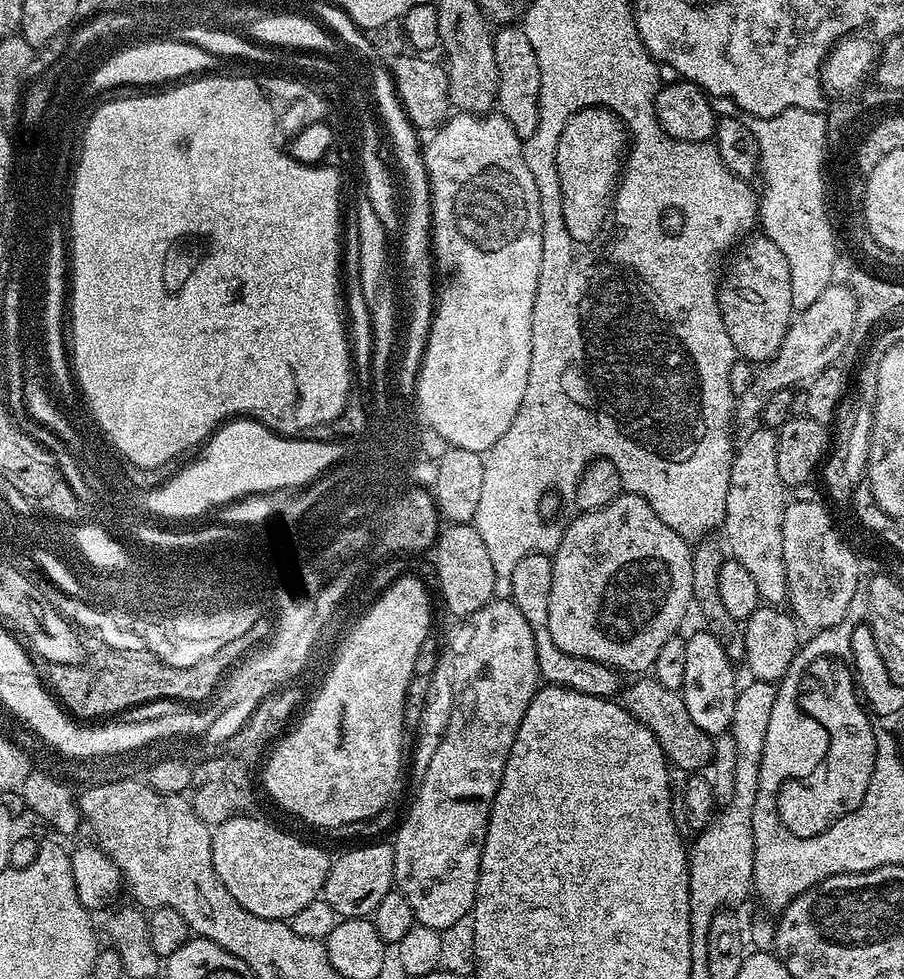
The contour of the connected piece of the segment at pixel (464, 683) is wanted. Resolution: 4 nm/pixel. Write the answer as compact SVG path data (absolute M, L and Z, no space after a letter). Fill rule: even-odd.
M494 598L482 610L474 610L463 621L464 624L456 632L456 637L452 640L450 655L454 666L453 684L453 709L450 710L449 725L446 726L445 736L442 738L441 745L434 753L434 758L426 768L424 776L419 777L418 784L420 789L416 792L416 797L412 800L412 809L408 813L403 813L398 827L395 829L394 847L394 874L396 875L395 887L404 895L406 902L414 910L414 918L417 924L447 930L452 928L460 919L467 917L476 904L476 887L478 886L478 874L480 873L480 859L484 849L484 839L488 829L488 819L494 798L498 794L498 786L502 782L502 774L506 770L506 758L510 758L510 746L514 746L514 738L518 734L518 726L522 726L522 718L530 706L530 702L536 697L538 691L538 681L540 671L538 670L538 658L536 657L536 647L534 646L534 630L530 630L522 610L510 598Z

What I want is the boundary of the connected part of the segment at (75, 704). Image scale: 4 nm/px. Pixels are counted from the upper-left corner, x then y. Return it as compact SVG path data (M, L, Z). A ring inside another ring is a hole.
M116 654L112 657L112 661L92 660L89 664L48 664L47 687L52 696L73 717L84 722L116 718L124 714L119 712L124 712L127 708L136 708L139 704L148 704L151 700L180 702L180 694L176 694L180 669L178 666L164 664L155 658L141 658L139 655Z

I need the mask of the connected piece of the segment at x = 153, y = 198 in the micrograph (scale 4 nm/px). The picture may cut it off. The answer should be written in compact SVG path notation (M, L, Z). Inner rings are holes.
M209 78L209 79L208 79L208 81L206 81L206 83L205 83L205 84L196 84L196 83L195 83L195 82L193 82L193 81L192 81L192 80L189 80L189 81L187 81L187 82L181 82L181 83L179 83L179 84L177 84L177 85L175 85L175 86L169 86L169 87L167 87L167 88L165 88L165 89L163 89L163 90L157 90L157 91L155 91L155 92L150 92L150 93L147 93L147 94L124 94L124 95L121 95L121 96L120 96L120 97L119 97L119 98L112 98L112 99L109 99L109 100L112 100L112 101L110 101L110 102L109 102L109 104L103 104L103 103L101 103L101 104L100 104L100 105L99 105L99 112L98 112L98 114L97 114L97 115L95 115L95 116L94 116L94 131L92 131L92 132L88 132L88 148L87 148L87 149L86 149L86 166L85 166L85 167L84 167L84 168L83 168L83 170L81 170L81 171L80 171L80 181L78 181L78 210L77 210L77 212L75 212L75 213L74 213L74 224L73 224L73 225L72 225L72 227L71 227L71 228L70 228L70 234L72 234L72 239L71 239L71 238L70 238L70 245L71 245L71 246L73 246L73 247L74 247L74 248L78 248L78 254L77 254L77 256L75 256L75 258L74 258L74 290L73 290L73 291L72 291L72 292L71 292L71 293L70 293L70 312L71 312L71 308L72 308L72 354L71 354L71 353L70 353L70 368L71 368L71 371L72 371L72 372L73 372L73 373L74 373L74 380L75 380L75 383L76 383L76 384L77 384L77 385L78 385L78 388L79 388L79 391L80 391L80 392L81 392L81 393L83 393L83 394L85 394L85 396L87 396L87 397L89 397L89 398L90 398L90 402L91 402L91 403L92 403L92 404L93 404L93 405L94 405L94 407L96 407L96 417L98 417L98 418L99 418L99 420L100 420L100 421L102 421L102 423L103 423L103 424L104 424L104 429L106 429L106 428L109 428L109 430L110 430L110 431L111 431L111 432L112 432L112 437L114 437L114 438L118 438L118 443L119 443L119 444L120 444L120 449L121 449L121 450L123 450L123 451L124 451L124 452L128 452L128 456L129 456L129 457L130 457L130 458L131 458L131 460L137 460L137 461L138 461L138 462L153 462L153 463L154 463L154 465L155 465L155 466L156 466L156 467L158 467L158 469L163 469L163 468L164 468L164 467L165 467L165 466L166 466L166 464L168 464L168 463L170 463L170 462L171 462L171 460L172 460L172 459L174 459L174 458L175 458L175 456L181 456L181 457L183 457L183 456L184 456L184 455L185 455L185 453L186 453L186 446L187 446L187 445L188 445L188 444L192 444L192 440L200 440L200 436L205 436L205 435L206 435L206 434L207 434L207 432L208 432L208 428L209 428L209 426L210 426L210 425L211 425L211 424L213 424L213 423L214 423L214 422L215 422L215 420L216 420L216 419L217 419L217 418L222 418L222 417L223 417L223 416L224 416L224 412L264 412L264 416L268 416L268 412L272 412L272 416L276 416L276 420L280 420L280 432L282 432L282 433L285 433L285 434L312 434L312 433L315 433L315 432L312 432L312 431L314 431L314 430L315 430L315 428L316 428L316 424L324 424L324 426L328 426L328 425L331 425L331 423L332 423L332 420L333 420L333 419L334 419L334 418L338 418L338 414L342 414L342 410L343 410L343 409L344 409L344 407L345 407L345 406L346 406L346 402L347 402L347 400L348 400L348 396L349 396L349 392L350 392L350 391L351 391L351 389L352 389L352 386L353 386L353 381L354 381L354 368L353 368L353 365L352 365L352 364L351 364L351 363L349 363L349 361L348 361L348 360L347 360L347 359L346 359L346 361L344 361L344 351L345 351L345 354L346 354L346 353L347 353L347 352L348 352L348 351L349 351L349 348L350 348L350 340L349 340L349 337L348 337L348 336L347 336L347 335L346 335L346 324L345 324L345 321L344 321L344 320L343 320L343 319L342 319L342 254L341 254L341 252L339 252L339 250L338 250L338 249L336 249L336 207L337 207L337 206L339 206L339 204L338 204L338 197L337 197L337 193L338 193L338 188L339 188L339 187L340 187L340 185L342 185L342 176L341 176L341 173L340 173L340 172L338 172L338 173L336 173L336 174L334 174L334 173L332 173L332 172L307 172L307 171L306 171L306 169L305 169L305 168L304 168L304 167L303 167L303 166L302 166L302 165L300 165L300 163L298 163L298 162L297 162L297 160L296 160L296 159L294 159L294 158L293 158L293 156L291 156L291 155L290 155L290 156L289 156L289 157L288 157L288 158L286 158L286 157L284 157L284 156L280 156L280 154L279 154L279 153L277 153L277 152L276 152L276 151L275 151L275 149L272 149L272 139L270 139L270 126L269 126L269 124L268 124L268 123L266 123L266 105L264 105L264 100L259 100L259 97L260 97L260 96L261 96L261 93L257 93L257 92L256 92L256 88L255 88L255 87L254 87L254 84L247 84L247 82L226 82L226 81L225 81L225 80L224 80L224 79L223 79L223 78L216 78L216 80L215 80L215 78Z

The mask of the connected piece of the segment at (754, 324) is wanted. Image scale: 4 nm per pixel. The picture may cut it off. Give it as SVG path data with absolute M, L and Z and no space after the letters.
M763 234L745 235L739 246L740 253L732 269L725 276L723 273L719 281L716 301L720 304L726 334L730 334L730 342L734 342L737 353L759 366L767 364L778 354L786 330L792 325L790 266L786 266L786 254L782 254L782 250L778 250L778 246Z

